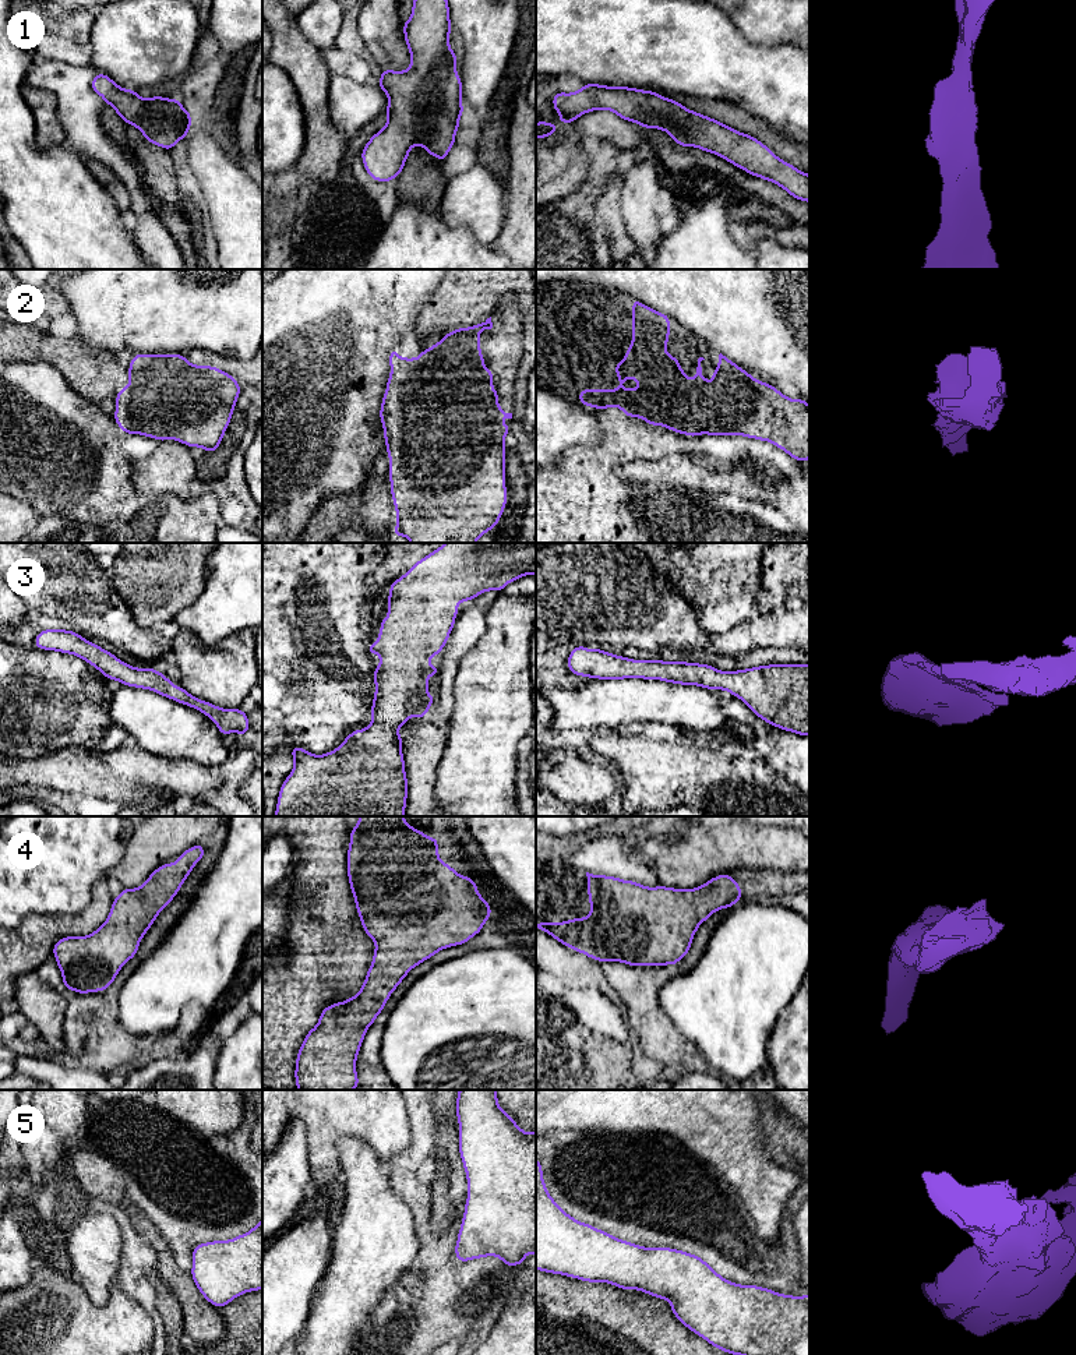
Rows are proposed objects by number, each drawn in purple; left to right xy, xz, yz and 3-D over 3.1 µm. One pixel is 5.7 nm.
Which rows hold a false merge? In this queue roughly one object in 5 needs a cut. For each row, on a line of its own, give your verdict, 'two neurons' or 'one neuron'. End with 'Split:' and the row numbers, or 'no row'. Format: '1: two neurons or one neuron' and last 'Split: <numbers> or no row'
1: one neuron
2: one neuron
3: one neuron
4: one neuron
5: one neuron
Split: no row

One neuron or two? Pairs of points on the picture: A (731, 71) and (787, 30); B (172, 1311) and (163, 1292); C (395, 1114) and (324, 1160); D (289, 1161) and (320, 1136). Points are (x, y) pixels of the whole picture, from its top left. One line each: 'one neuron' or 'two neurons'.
A: two neurons
B: one neuron
C: one neuron
D: two neurons

